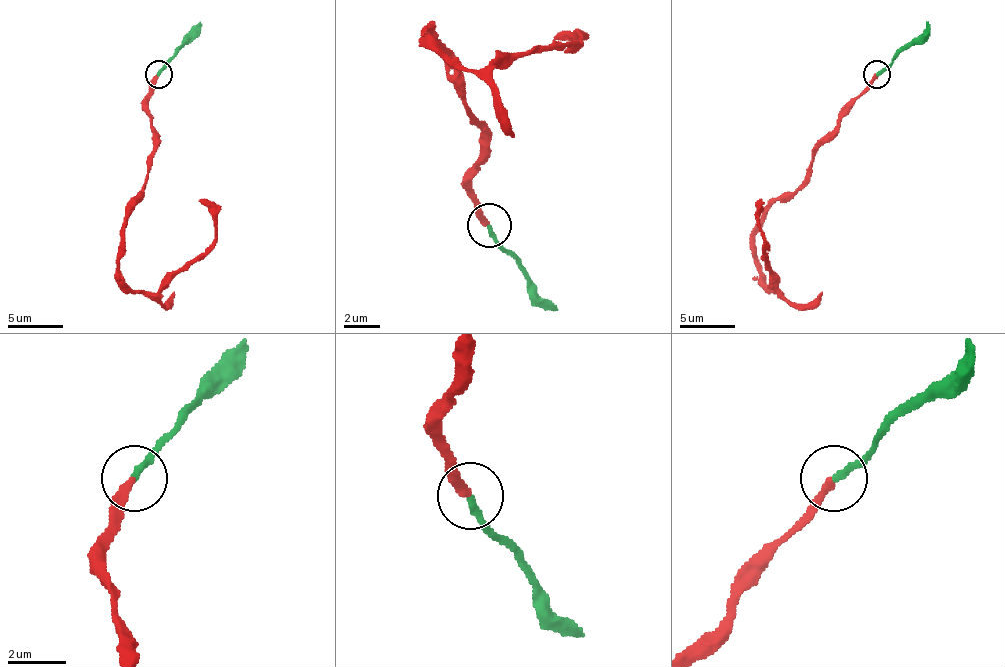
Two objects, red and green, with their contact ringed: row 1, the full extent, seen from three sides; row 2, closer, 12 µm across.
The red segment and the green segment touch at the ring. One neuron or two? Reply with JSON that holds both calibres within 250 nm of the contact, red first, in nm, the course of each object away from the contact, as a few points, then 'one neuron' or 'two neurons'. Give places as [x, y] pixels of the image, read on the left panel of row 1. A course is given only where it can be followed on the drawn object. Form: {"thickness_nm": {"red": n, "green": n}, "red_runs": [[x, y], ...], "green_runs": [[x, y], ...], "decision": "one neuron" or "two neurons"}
{"thickness_nm": {"red": 280, "green": 240}, "red_runs": [[158, 73], [147, 181], [122, 236], [119, 272], [133, 291], [155, 294], [213, 244], [199, 200]], "green_runs": [[158, 73], [199, 21]], "decision": "one neuron"}

